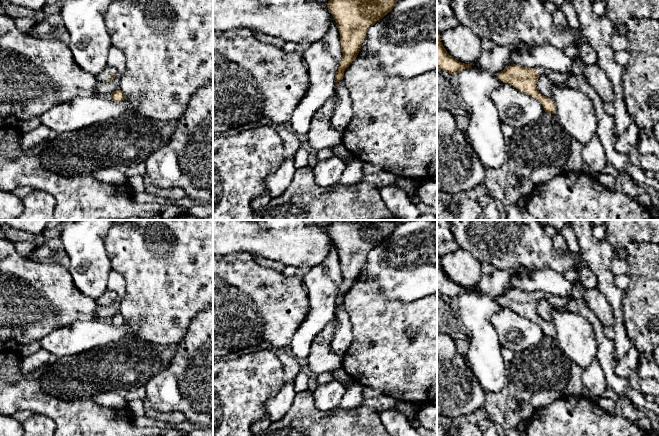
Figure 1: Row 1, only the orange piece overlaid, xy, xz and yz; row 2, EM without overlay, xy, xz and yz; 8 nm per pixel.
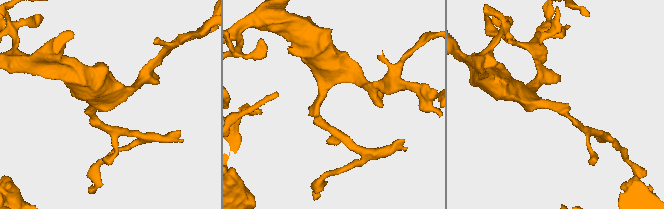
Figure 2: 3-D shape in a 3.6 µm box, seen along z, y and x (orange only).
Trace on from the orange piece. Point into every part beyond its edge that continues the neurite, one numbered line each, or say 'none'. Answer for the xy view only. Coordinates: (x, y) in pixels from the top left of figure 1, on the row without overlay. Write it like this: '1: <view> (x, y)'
1: xy (108, 294)

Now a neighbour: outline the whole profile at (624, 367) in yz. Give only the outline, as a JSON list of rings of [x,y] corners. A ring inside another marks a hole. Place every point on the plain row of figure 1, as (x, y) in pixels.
[[[633,346],[622,359],[616,361],[613,370],[616,376],[628,378],[633,371],[638,370],[638,367],[639,354],[637,349]]]

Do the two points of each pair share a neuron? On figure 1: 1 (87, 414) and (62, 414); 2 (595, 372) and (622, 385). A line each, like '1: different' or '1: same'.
1: same
2: different

